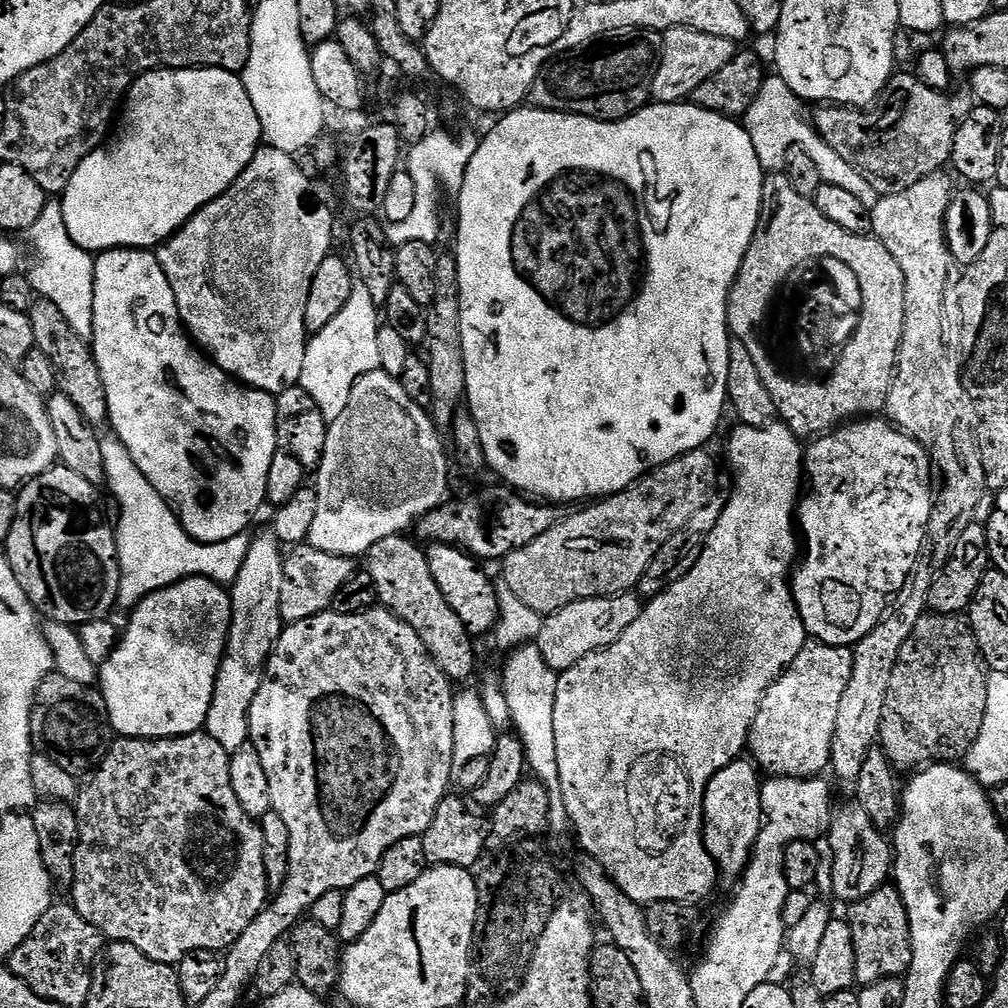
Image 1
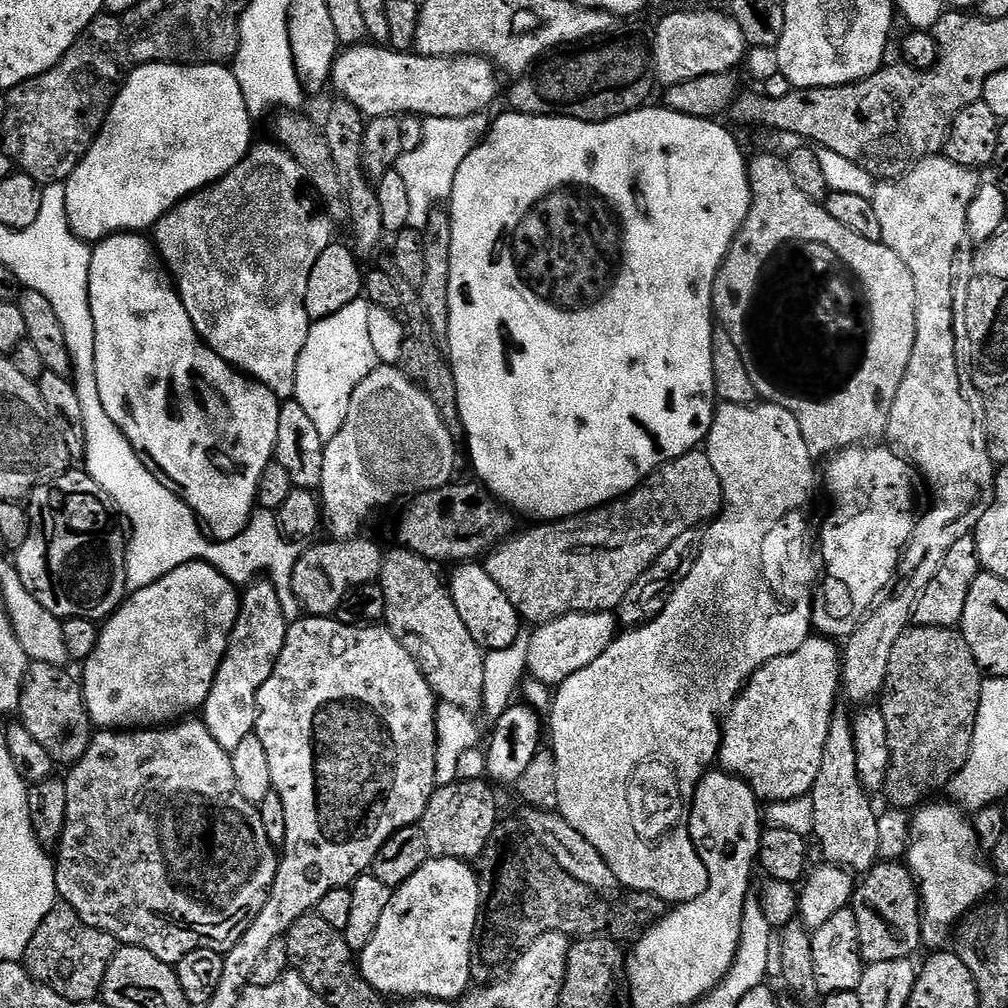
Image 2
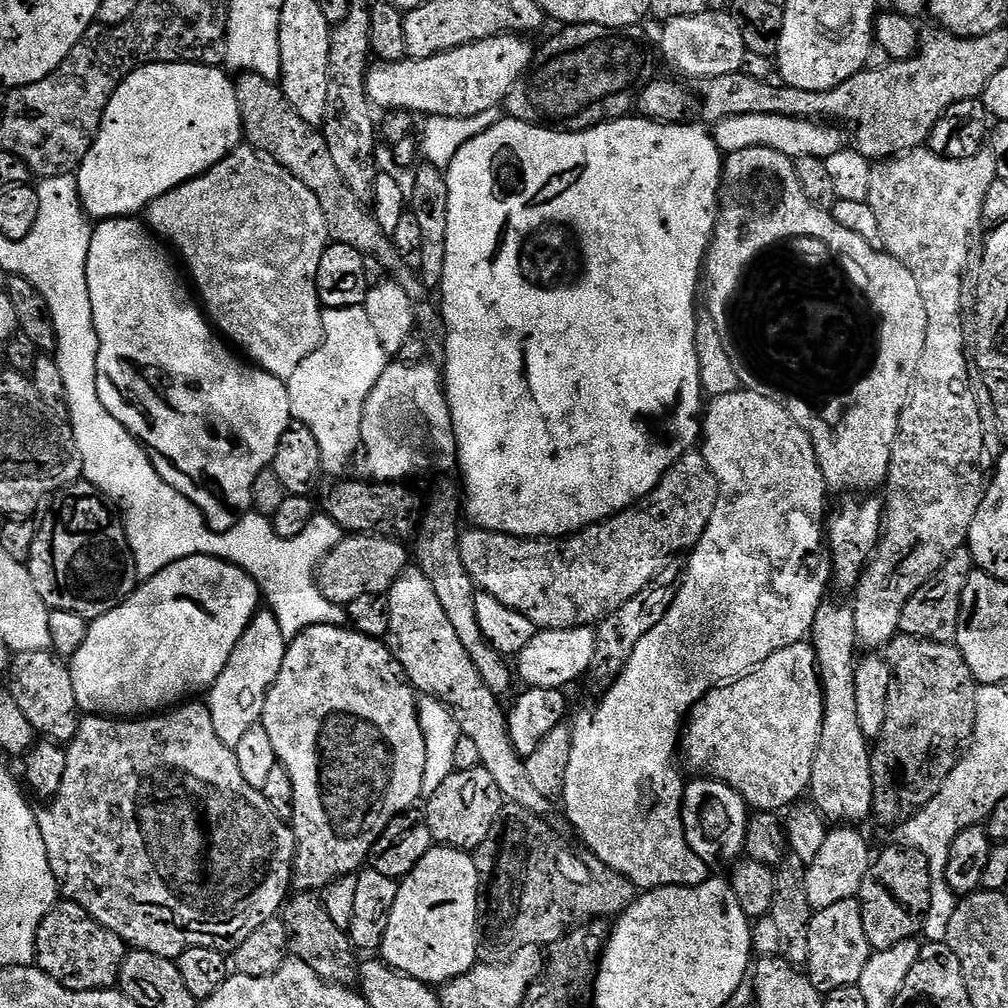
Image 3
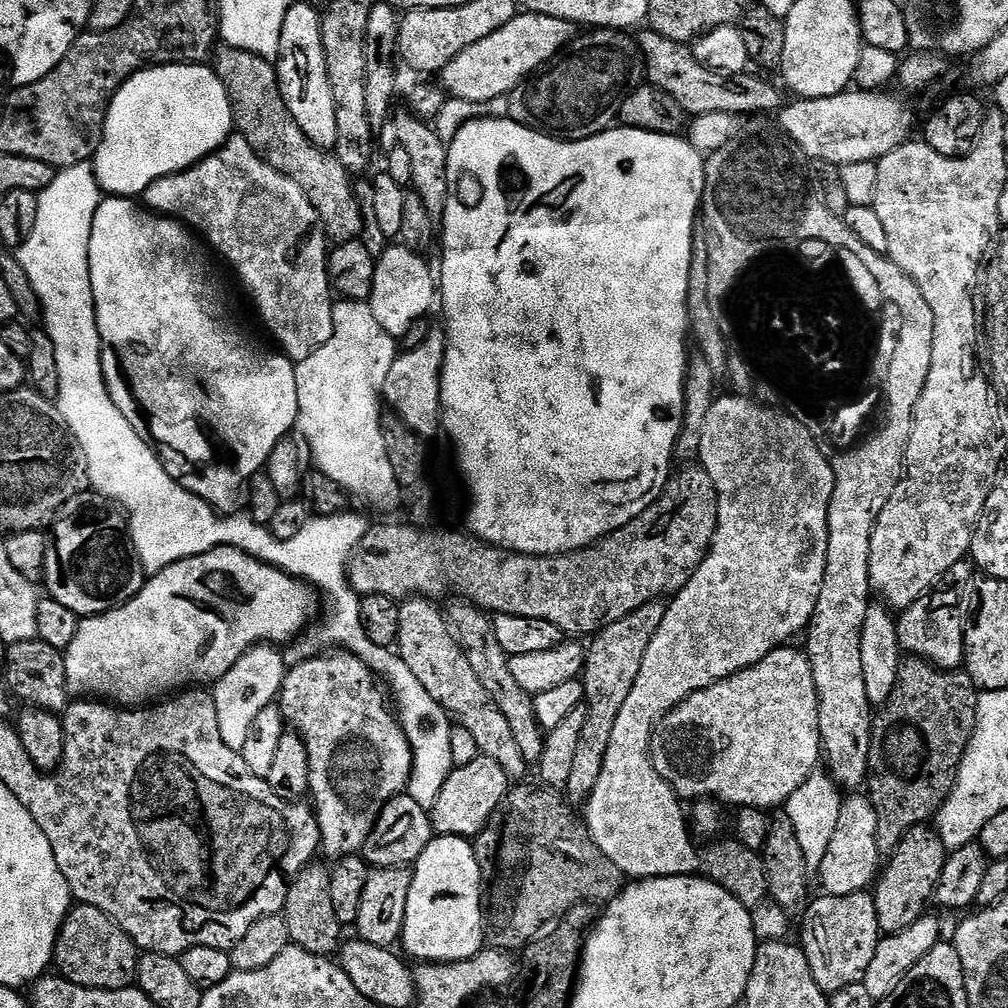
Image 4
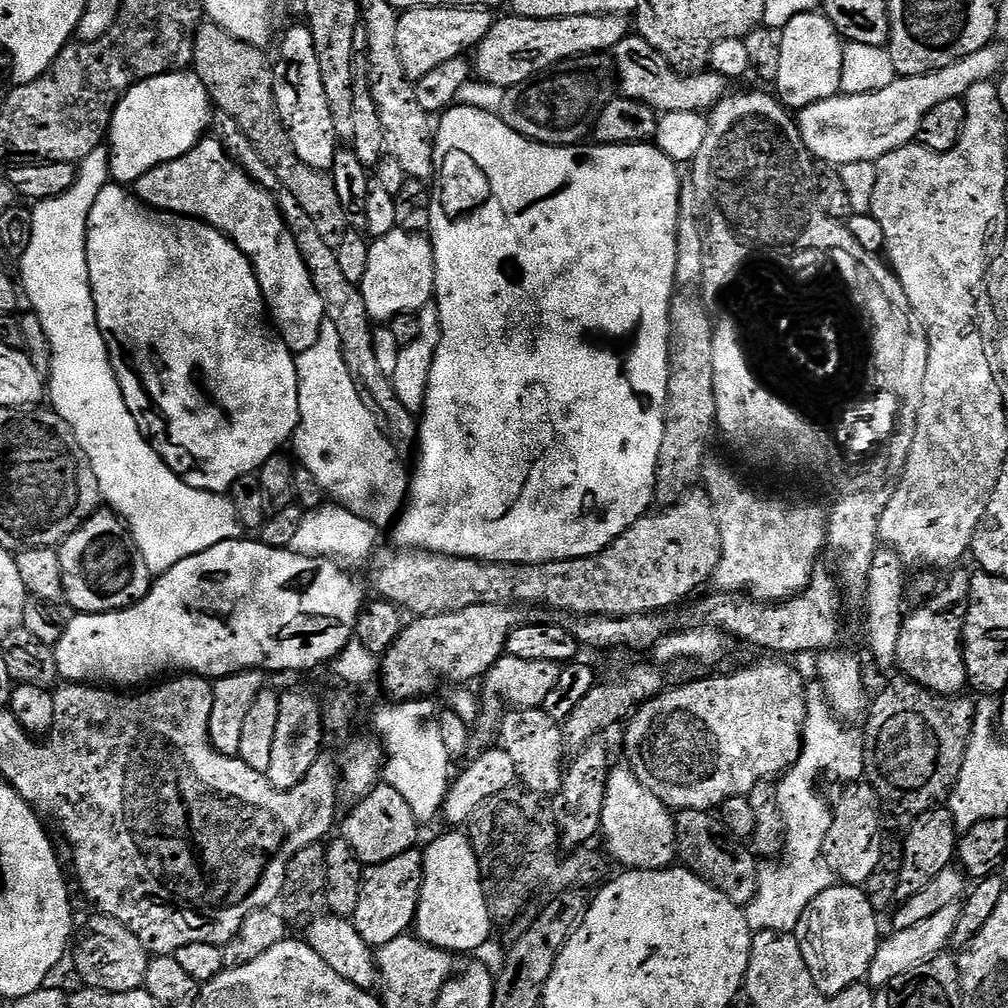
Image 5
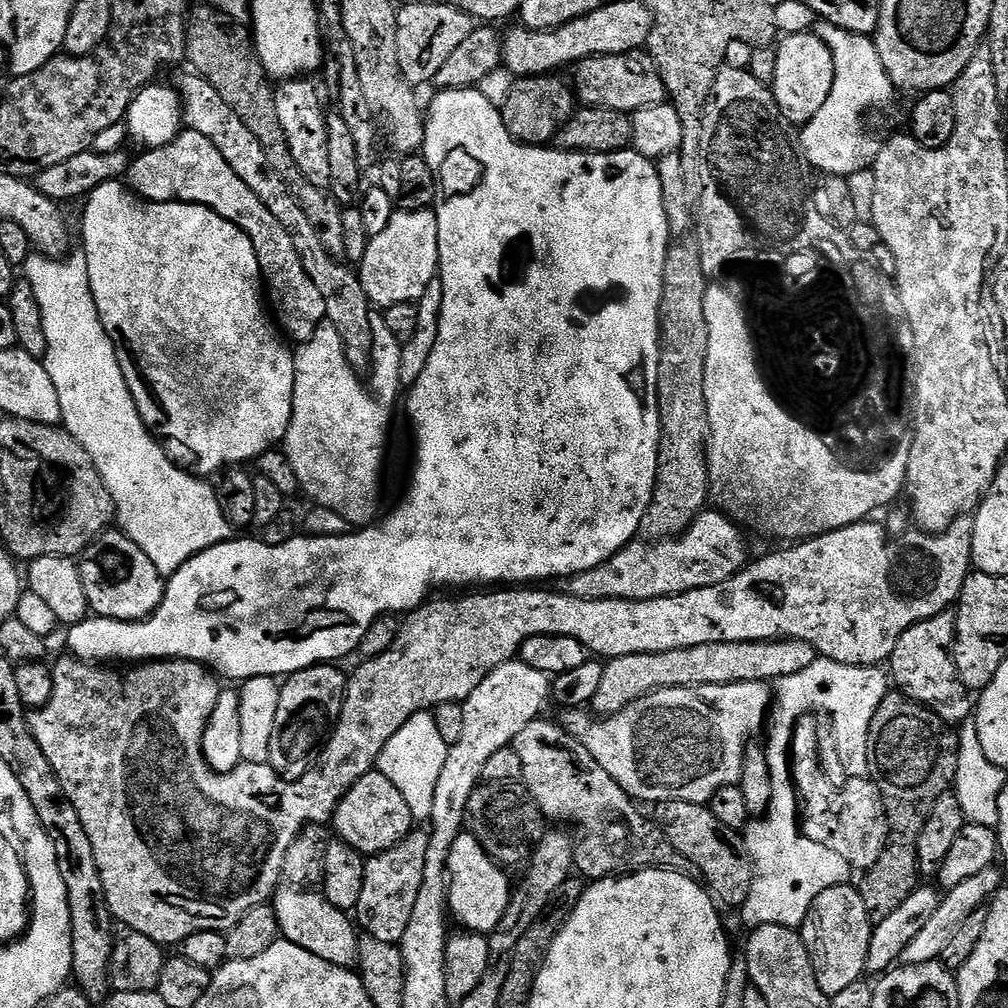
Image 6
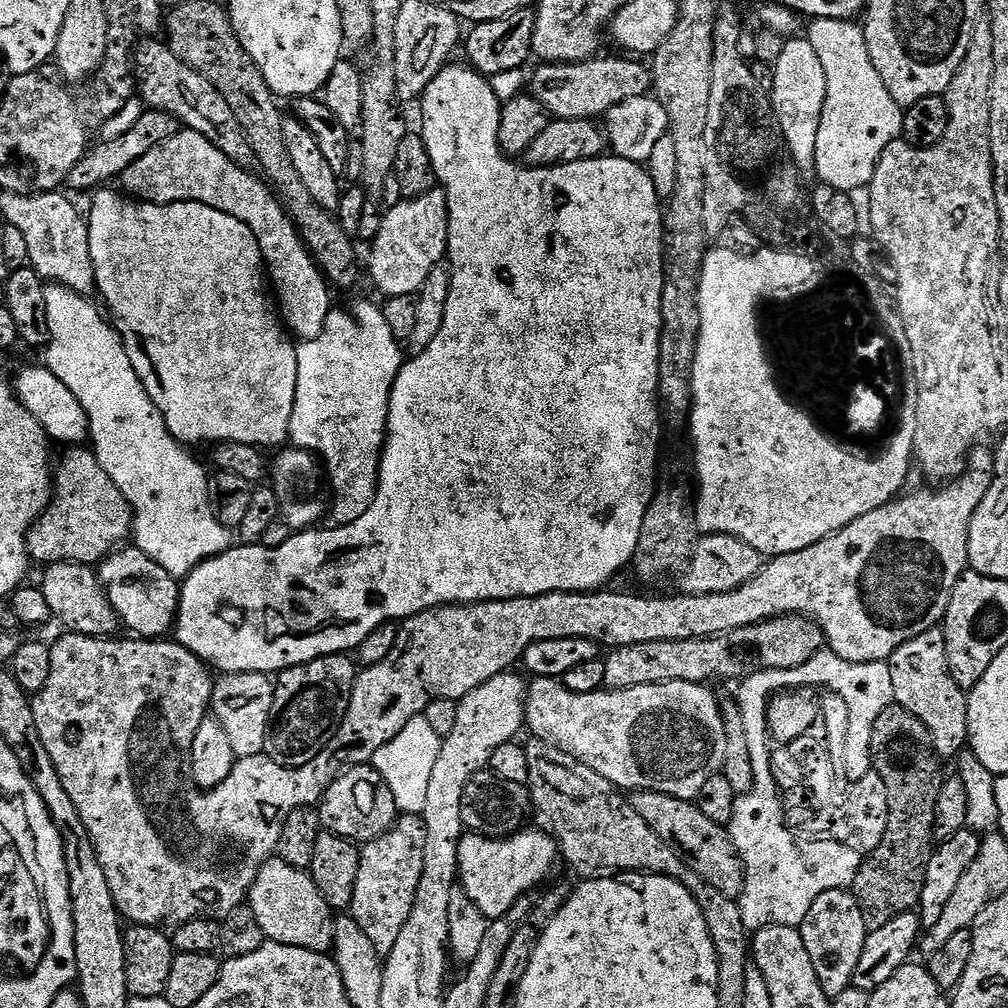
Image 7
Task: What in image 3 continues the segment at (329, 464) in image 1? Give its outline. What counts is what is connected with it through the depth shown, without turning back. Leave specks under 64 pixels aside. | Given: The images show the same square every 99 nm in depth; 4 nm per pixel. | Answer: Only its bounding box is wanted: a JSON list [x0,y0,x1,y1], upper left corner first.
[362,362,458,482]

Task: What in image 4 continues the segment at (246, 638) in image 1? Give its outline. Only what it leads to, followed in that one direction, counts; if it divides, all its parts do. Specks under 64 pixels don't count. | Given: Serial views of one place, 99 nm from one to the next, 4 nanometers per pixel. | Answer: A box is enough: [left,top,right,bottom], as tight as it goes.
[214,644,285,752]

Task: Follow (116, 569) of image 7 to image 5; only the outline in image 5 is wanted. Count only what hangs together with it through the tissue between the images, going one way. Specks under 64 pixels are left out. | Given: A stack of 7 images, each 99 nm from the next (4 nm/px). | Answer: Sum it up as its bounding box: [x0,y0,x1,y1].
[59,510,154,614]

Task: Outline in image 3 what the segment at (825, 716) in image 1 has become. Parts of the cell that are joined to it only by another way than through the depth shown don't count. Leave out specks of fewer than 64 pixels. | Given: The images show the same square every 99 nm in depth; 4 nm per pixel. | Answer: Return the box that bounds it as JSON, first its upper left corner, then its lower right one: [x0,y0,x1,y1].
[682,642,824,813]

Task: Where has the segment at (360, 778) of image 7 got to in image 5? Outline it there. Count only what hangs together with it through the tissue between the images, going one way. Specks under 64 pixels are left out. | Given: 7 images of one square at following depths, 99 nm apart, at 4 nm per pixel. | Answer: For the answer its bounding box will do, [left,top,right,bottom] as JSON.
[339,783,418,866]

